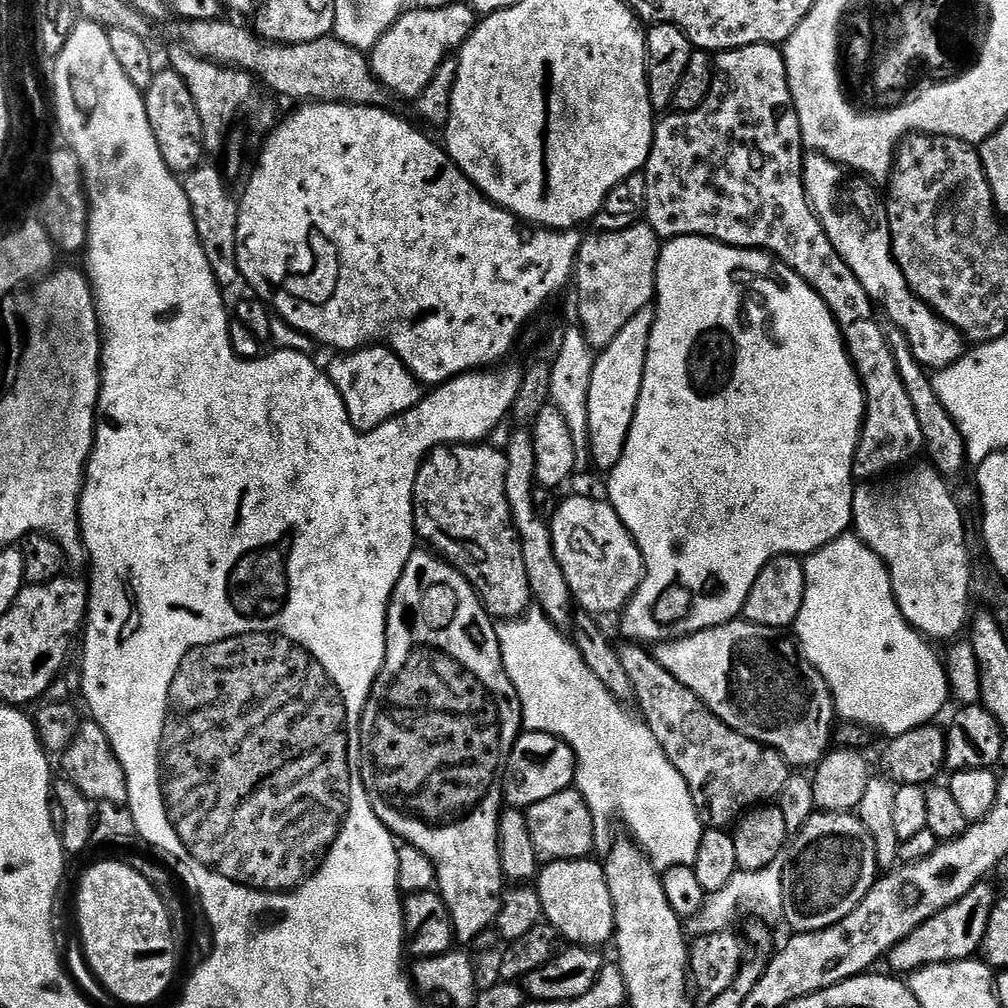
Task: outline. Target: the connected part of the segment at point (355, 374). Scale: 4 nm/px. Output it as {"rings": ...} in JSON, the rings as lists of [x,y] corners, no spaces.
{"rings":[[[369,345],[356,352],[333,357],[326,366],[328,377],[342,394],[351,424],[360,432],[369,432],[409,412],[424,395],[420,382],[414,379],[412,372],[387,345]]]}

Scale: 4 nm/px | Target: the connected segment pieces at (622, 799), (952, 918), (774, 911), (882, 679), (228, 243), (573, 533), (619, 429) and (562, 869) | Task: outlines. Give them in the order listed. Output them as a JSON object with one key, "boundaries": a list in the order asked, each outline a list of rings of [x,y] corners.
{"boundaries":[[[[529,610],[516,620],[503,621],[497,627],[498,642],[502,650],[502,662],[506,666],[506,674],[510,678],[510,682],[514,682],[514,690],[520,699],[522,706],[522,718],[524,719],[524,728],[529,732],[541,732],[542,734],[554,734],[562,742],[566,742],[570,746],[570,750],[574,750],[576,755],[576,779],[574,787],[576,791],[582,794],[582,798],[586,802],[586,806],[590,806],[592,817],[596,820],[597,825],[604,826],[611,822],[615,816],[620,816],[622,823],[628,827],[627,835],[635,840],[644,853],[648,856],[648,861],[652,863],[657,870],[667,870],[674,866],[692,866],[695,865],[698,858],[698,846],[702,834],[706,831],[703,824],[700,823],[700,811],[694,806],[694,798],[690,794],[690,790],[686,786],[686,778],[682,778],[682,774],[678,774],[678,770],[674,770],[674,766],[670,762],[670,758],[666,758],[666,754],[662,750],[662,746],[658,746],[658,738],[654,738],[654,734],[648,729],[648,725],[644,723],[639,715],[627,712],[625,705],[617,700],[616,696],[610,690],[606,690],[606,686],[602,686],[602,682],[598,682],[594,670],[590,670],[590,666],[586,666],[586,662],[582,658],[582,654],[577,650],[576,645],[561,629],[554,627],[549,620],[544,617],[544,613],[539,610]]],[[[985,882],[974,886],[974,890],[958,898],[958,902],[934,914],[926,922],[922,922],[918,930],[914,930],[905,940],[895,944],[886,957],[886,964],[893,968],[889,969],[896,974],[911,974],[926,966],[973,959],[983,949],[986,926],[990,926],[990,914],[997,899],[997,889],[991,883]]],[[[775,862],[764,869],[745,872],[738,870],[726,886],[717,892],[709,892],[704,897],[702,910],[687,921],[686,928],[693,937],[709,936],[719,932],[727,932],[733,927],[732,923],[740,916],[740,908],[750,908],[755,912],[765,925],[776,926],[784,920],[784,899],[782,898],[782,874],[784,865]]],[[[845,534],[834,542],[822,546],[804,560],[804,577],[806,578],[806,594],[802,598],[802,610],[794,625],[794,633],[796,632],[797,636],[795,639],[798,641],[798,647],[804,659],[810,662],[810,666],[814,666],[814,670],[818,670],[818,674],[831,690],[832,702],[836,705],[839,719],[850,724],[859,724],[865,730],[873,728],[874,731],[881,732],[884,738],[901,736],[906,734],[906,730],[914,730],[923,724],[933,723],[937,719],[936,715],[943,710],[944,703],[950,700],[945,661],[940,656],[936,657],[936,652],[932,649],[935,647],[906,622],[906,618],[894,598],[888,566],[884,560],[878,558],[878,554],[874,554],[874,550],[870,550],[870,546],[866,546],[859,536]]],[[[203,164],[189,172],[183,179],[184,193],[194,214],[200,245],[206,253],[207,262],[214,270],[215,280],[222,288],[235,287],[241,279],[237,260],[237,220],[239,203],[226,188],[225,175],[210,164]]],[[[572,496],[557,506],[556,513],[550,516],[550,527],[554,554],[558,558],[558,566],[562,566],[562,574],[566,574],[573,601],[583,611],[590,612],[597,618],[605,618],[611,612],[623,613],[644,577],[644,559],[634,538],[607,499],[591,500],[588,496]]],[[[655,307],[638,310],[638,314],[634,314],[634,318],[630,318],[630,322],[626,322],[626,326],[622,326],[622,330],[615,335],[614,342],[599,349],[593,362],[589,390],[588,454],[591,463],[601,468],[601,473],[611,472],[614,466],[618,466],[618,458],[622,458],[622,450],[638,410],[638,398],[642,394],[642,378],[655,321]]],[[[595,859],[554,860],[539,869],[534,889],[541,898],[543,919],[557,928],[565,941],[576,946],[604,946],[613,939],[614,902],[610,902],[610,886],[606,886],[603,863]]]]}

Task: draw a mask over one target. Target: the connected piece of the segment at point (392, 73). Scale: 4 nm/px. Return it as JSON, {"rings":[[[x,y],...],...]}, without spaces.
{"rings":[[[453,2],[442,10],[409,7],[372,47],[370,59],[374,74],[393,97],[400,99],[401,96],[408,102],[415,101],[422,90],[430,86],[430,78],[434,78],[438,66],[453,54],[459,53],[477,23],[477,13],[464,2]]]}

